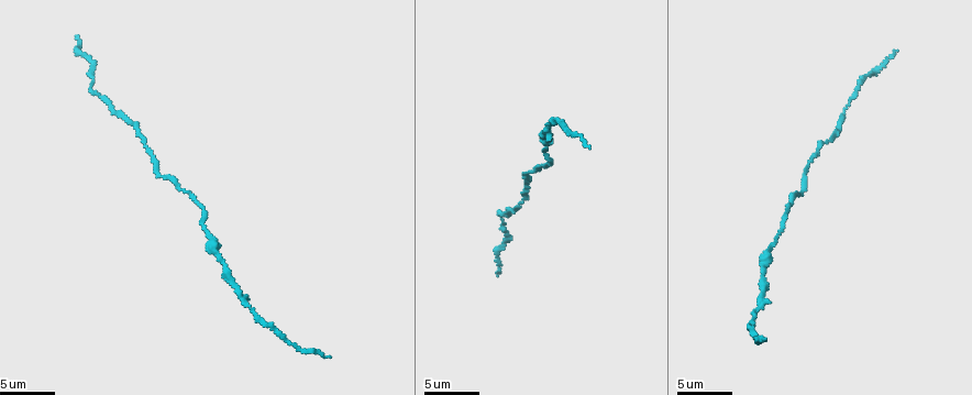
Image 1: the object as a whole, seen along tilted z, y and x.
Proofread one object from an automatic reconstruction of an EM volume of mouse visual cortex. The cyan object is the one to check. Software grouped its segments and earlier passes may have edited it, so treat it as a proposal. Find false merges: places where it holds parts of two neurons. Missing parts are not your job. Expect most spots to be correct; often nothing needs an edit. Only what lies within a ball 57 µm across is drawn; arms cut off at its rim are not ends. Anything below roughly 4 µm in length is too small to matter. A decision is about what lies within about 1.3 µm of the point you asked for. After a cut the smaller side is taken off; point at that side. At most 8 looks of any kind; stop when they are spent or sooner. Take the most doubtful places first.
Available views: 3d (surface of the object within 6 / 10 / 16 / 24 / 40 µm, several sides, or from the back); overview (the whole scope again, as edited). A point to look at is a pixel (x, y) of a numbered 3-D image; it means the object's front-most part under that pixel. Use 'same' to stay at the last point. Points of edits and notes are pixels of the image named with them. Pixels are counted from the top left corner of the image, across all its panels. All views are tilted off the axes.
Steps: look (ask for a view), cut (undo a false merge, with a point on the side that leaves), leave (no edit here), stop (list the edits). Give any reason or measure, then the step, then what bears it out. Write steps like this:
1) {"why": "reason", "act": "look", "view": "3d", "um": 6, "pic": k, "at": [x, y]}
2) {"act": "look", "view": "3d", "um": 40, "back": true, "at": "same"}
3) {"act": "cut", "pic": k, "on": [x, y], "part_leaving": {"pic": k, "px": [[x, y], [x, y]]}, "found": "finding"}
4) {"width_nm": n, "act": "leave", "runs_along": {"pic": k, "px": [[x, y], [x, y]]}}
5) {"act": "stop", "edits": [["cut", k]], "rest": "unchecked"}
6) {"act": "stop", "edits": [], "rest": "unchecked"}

{"why": "thick turns thin", "act": "look", "view": "3d", "um": 6, "pic": 1, "at": [274, 330]}

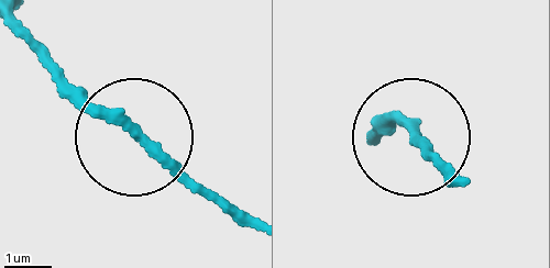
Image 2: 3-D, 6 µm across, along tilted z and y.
{"act": "look", "view": "3d", "um": 6, "back": true, "pic": 2, "at": [142, 135]}

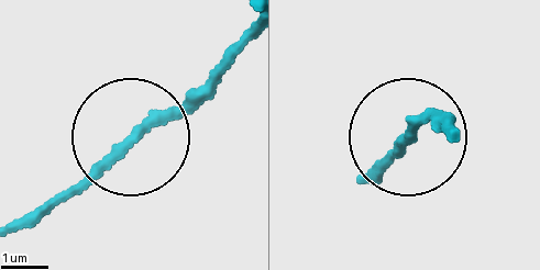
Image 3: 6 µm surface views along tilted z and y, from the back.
{"act": "leave", "runs_along": {"pic": 3, "px": [[449, 131], [422, 124], [382, 179]]}, "found": "all the same neuron"}

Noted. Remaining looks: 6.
{"why": "thin neck", "act": "look", "view": "3d", "um": 10, "pic": 1, "at": [765, 270]}

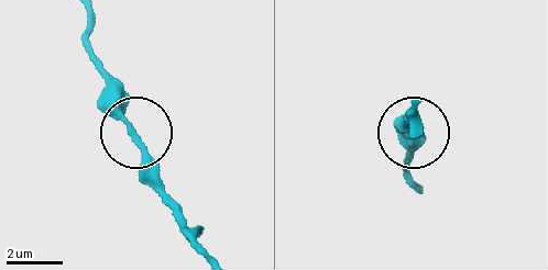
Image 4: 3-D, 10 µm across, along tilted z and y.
{"act": "look", "view": "3d", "um": 10, "back": true, "pic": 4, "at": [134, 134]}

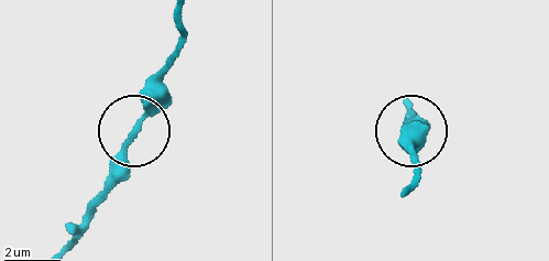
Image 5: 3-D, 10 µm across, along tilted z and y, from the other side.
{"act": "leave", "runs_along": {"pic": 5, "px": [[182, 14], [179, 51], [155, 108], [131, 139], [113, 191]]}, "found": "one neuron here"}

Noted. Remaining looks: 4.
{"why": "three arms meet", "act": "look", "view": "3d", "um": 10, "pic": 1, "at": [761, 306]}

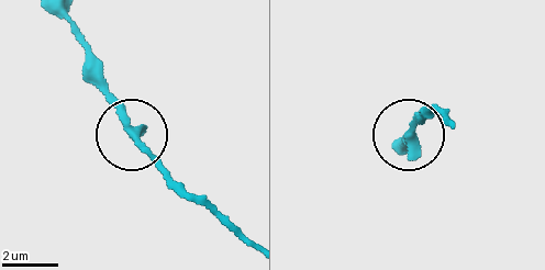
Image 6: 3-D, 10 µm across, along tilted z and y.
{"width_nm": 230, "act": "leave", "runs_along": {"pic": 6, "px": [[60, 15], [82, 47], [91, 81], [129, 134], [190, 192]]}, "found": "continuous, no second neuron"}

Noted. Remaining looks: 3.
{"why": "thick turns thin", "act": "look", "view": "3d", "um": 16, "pic": 1, "at": [832, 135]}

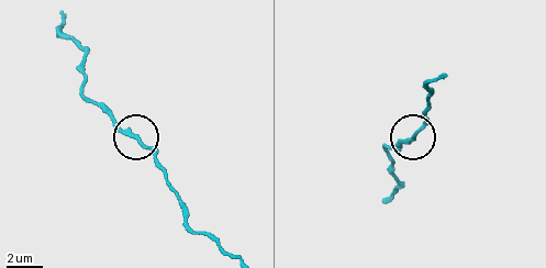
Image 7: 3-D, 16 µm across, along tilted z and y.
{"act": "leave", "runs_along": {"pic": 7, "px": [[229, 253], [190, 227], [184, 203], [155, 154], [97, 107]]}, "found": "continuous, no second neuron"}

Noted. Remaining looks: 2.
{"act": "stop", "edits": [], "rest": "unchecked"}

